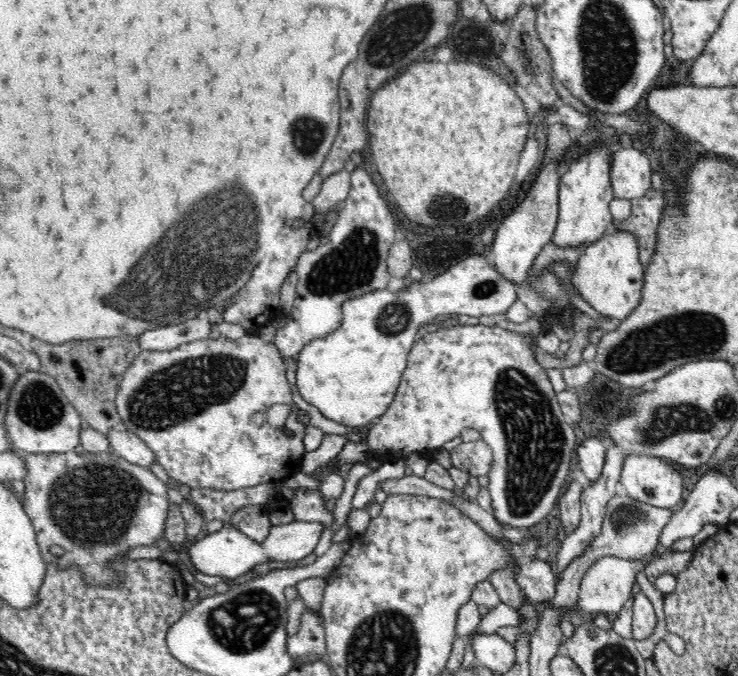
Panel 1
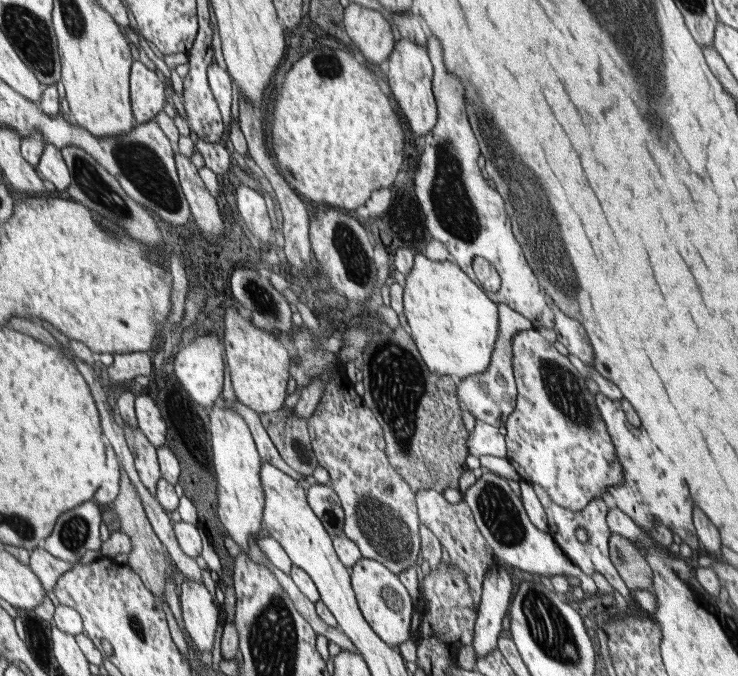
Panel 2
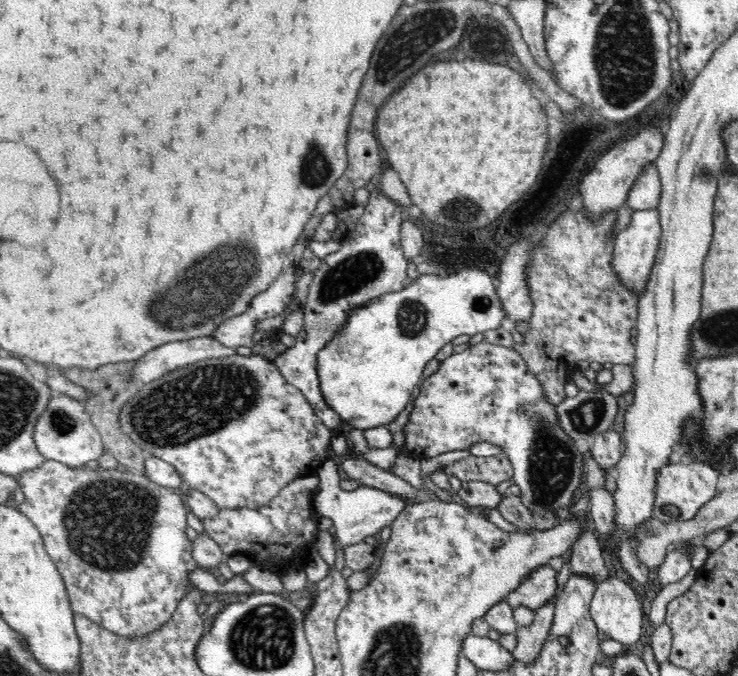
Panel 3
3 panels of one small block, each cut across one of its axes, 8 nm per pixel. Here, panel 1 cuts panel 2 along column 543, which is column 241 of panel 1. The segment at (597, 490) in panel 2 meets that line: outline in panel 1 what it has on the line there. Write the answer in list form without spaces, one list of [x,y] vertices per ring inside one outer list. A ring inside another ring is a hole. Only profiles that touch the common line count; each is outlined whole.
[[[246,334],[242,340],[194,340],[162,354],[140,352],[124,380],[116,394],[124,428],[150,446],[174,482],[190,488],[232,492],[286,482],[300,472],[302,458],[308,452],[304,442],[290,442],[284,428],[276,428],[268,422],[268,408],[276,404],[294,406],[284,358],[272,342]]]

